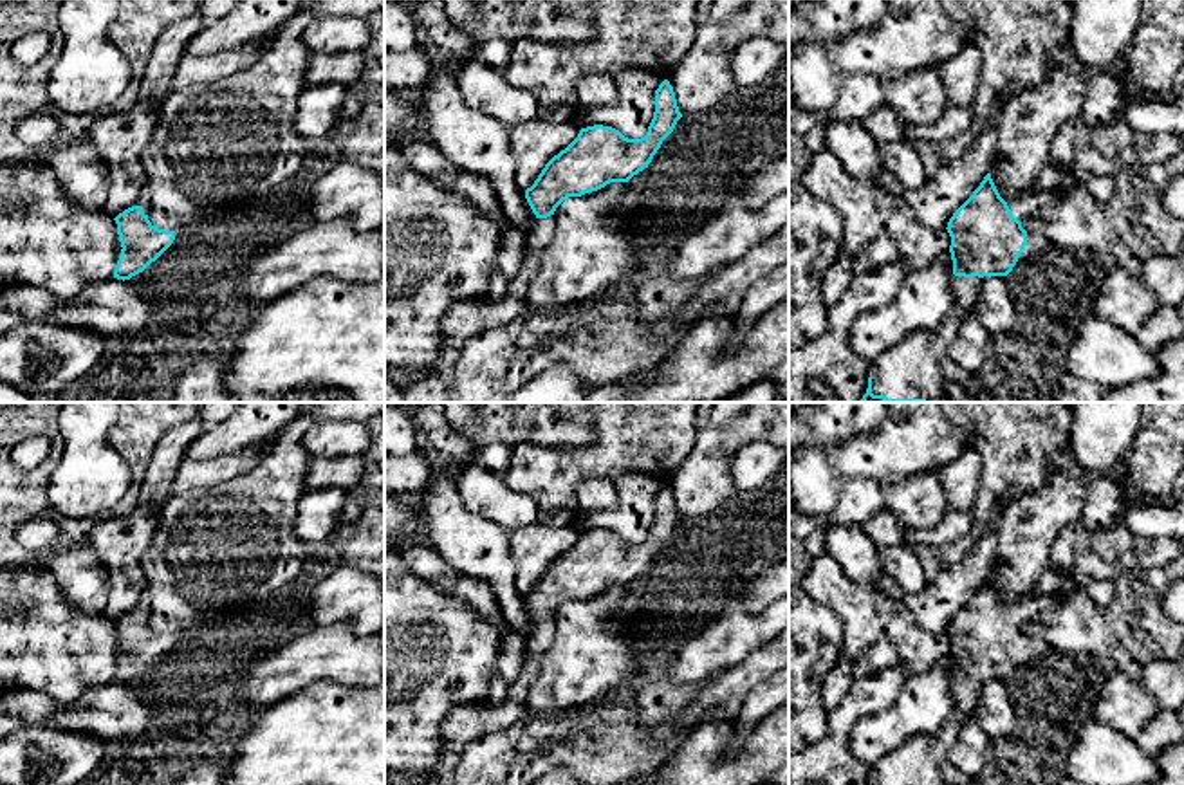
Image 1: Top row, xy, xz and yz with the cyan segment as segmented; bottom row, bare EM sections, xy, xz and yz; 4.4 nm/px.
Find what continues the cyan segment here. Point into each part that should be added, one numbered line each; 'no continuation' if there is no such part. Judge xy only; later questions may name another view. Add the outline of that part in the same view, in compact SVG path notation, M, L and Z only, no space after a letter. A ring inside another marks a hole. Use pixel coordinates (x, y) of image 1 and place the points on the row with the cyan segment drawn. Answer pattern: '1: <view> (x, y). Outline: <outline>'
1: xy (145, 197). Outline: M144 184L144 186L141 188L141 195L139 195L139 199L134 202L134 206L141 206L143 211L144 211L144 215L148 215L148 213L150 213L150 202L152 202L152 191L150 191L150 188Z

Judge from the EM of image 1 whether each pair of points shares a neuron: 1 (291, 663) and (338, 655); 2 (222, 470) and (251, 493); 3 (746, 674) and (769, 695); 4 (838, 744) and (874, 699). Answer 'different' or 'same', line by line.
1: same
2: different
3: different
4: same

